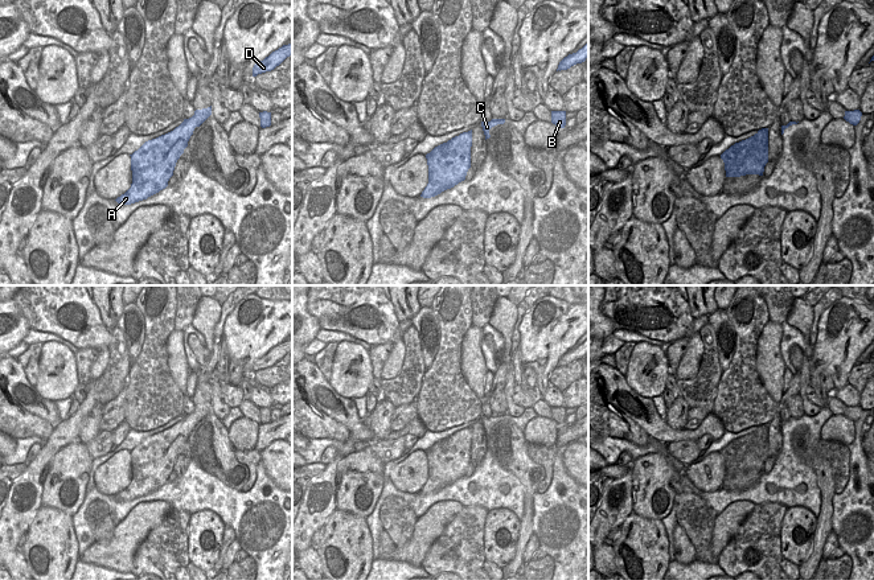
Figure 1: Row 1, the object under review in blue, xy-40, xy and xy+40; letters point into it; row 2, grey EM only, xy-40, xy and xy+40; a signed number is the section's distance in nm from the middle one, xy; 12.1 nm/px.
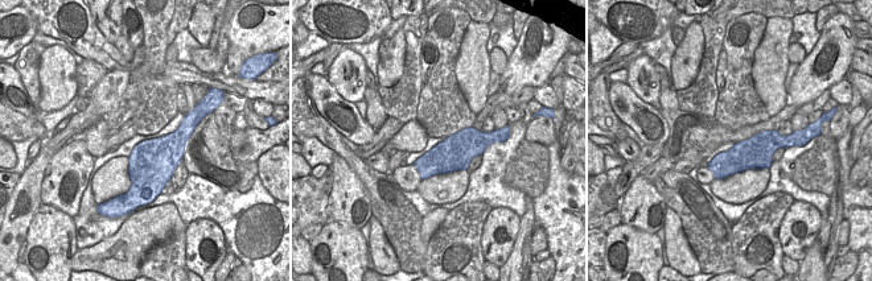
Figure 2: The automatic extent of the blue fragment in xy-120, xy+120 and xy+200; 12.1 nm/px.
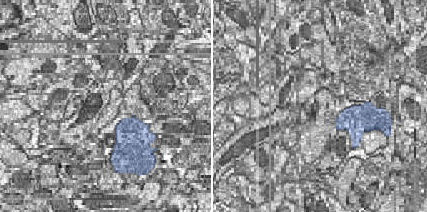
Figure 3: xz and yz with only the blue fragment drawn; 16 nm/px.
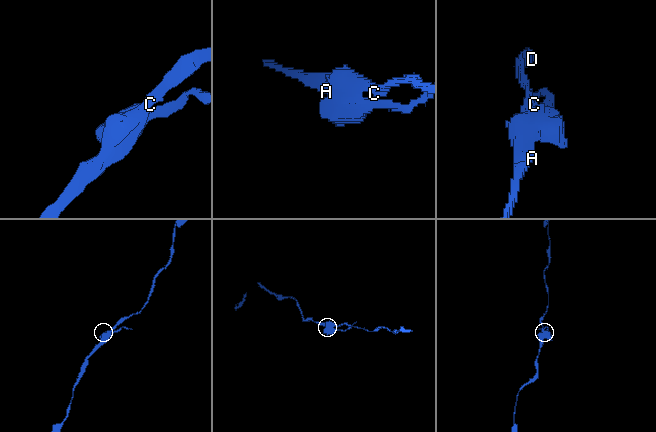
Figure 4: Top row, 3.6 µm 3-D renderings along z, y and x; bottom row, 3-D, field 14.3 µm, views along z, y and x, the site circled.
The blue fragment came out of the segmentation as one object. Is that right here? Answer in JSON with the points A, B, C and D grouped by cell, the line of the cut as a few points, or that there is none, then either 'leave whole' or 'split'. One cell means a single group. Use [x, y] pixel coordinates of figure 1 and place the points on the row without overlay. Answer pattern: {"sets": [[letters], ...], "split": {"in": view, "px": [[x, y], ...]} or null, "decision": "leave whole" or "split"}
{"sets": [["A", "C", "D"], ["B"]], "split": {"in": "xy+40", "px": [[764, 460], [758, 456], [734, 457], [727, 461], [726, 469]]}, "decision": "split"}

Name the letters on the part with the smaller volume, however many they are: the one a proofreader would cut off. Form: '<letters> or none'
B.

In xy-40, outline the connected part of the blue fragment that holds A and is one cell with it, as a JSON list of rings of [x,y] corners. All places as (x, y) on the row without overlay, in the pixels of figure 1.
[[[212,402],[196,406],[194,411],[173,427],[145,437],[131,452],[132,480],[118,493],[119,501],[131,501],[159,489],[168,482],[177,456],[188,443],[196,423],[200,423],[212,411]]]

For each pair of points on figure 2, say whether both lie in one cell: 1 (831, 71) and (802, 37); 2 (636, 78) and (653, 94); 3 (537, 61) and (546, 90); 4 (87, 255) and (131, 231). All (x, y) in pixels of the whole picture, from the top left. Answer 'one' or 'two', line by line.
1: two
2: one
3: two
4: one

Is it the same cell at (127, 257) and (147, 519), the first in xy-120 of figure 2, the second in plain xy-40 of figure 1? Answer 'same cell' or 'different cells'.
same cell

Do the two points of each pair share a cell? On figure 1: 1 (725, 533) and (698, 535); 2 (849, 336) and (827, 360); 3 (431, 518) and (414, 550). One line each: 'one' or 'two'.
1: two
2: one
3: one

